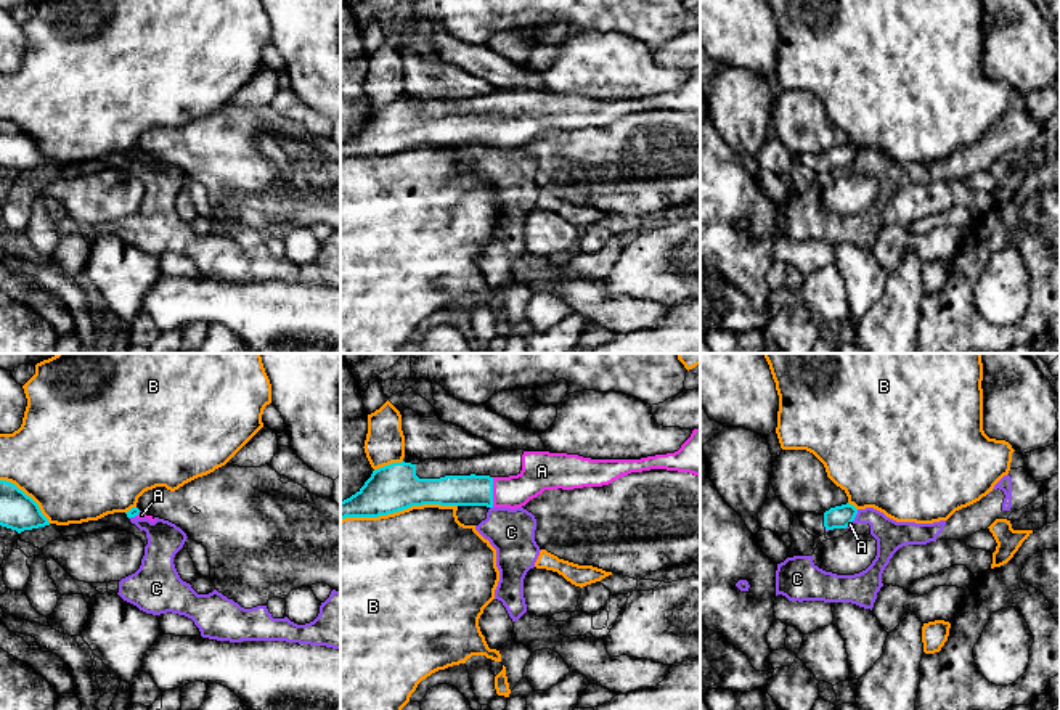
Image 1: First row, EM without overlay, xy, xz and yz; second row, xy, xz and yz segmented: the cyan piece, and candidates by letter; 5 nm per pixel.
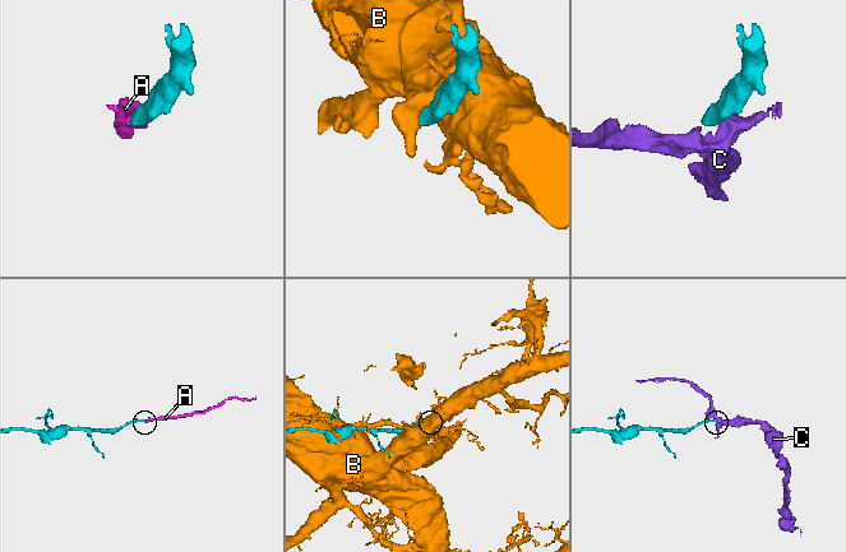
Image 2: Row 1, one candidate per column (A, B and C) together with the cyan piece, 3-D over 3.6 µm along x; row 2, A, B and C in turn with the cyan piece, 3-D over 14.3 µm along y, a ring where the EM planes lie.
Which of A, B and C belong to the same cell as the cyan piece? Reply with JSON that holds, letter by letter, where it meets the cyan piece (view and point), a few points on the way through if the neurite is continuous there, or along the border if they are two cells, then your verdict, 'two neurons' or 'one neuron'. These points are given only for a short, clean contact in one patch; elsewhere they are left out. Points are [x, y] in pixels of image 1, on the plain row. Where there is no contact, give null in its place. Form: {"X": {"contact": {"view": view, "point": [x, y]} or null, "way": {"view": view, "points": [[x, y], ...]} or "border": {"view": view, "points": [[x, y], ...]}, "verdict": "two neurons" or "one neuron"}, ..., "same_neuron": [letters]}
{"A": {"contact": {"view": "xz", "point": [492, 132]}, "way": {"view": "xz", "points": [[452, 130], [492, 132], [519, 130], [538, 114]]}, "verdict": "one neuron"}, "B": {"contact": {"view": "xz", "point": [399, 150]}, "verdict": "two neurons"}, "C": {"contact": {"view": "yz", "point": [855, 156]}, "border": {"view": "yz", "points": [[858, 150], [852, 163]]}, "verdict": "two neurons"}, "same_neuron": ["A"]}

